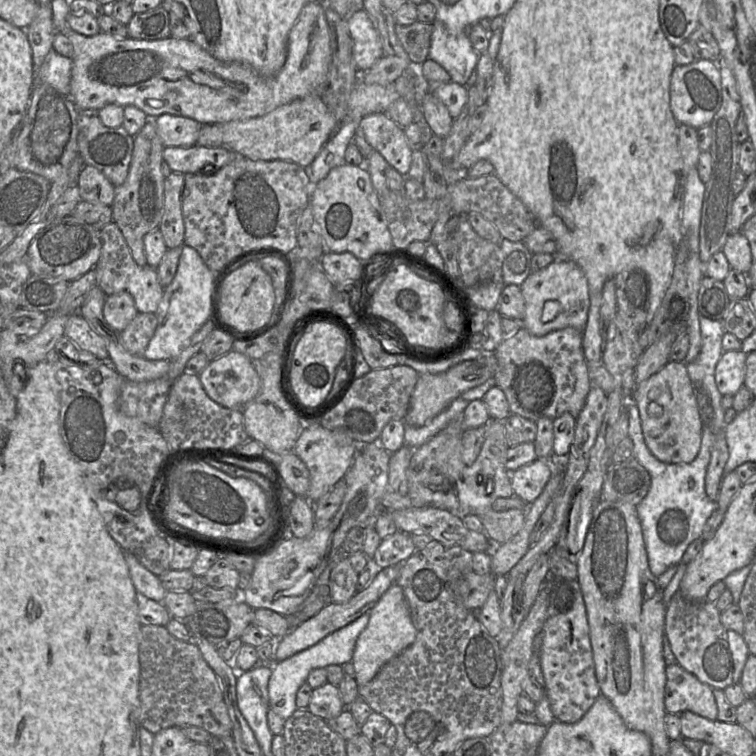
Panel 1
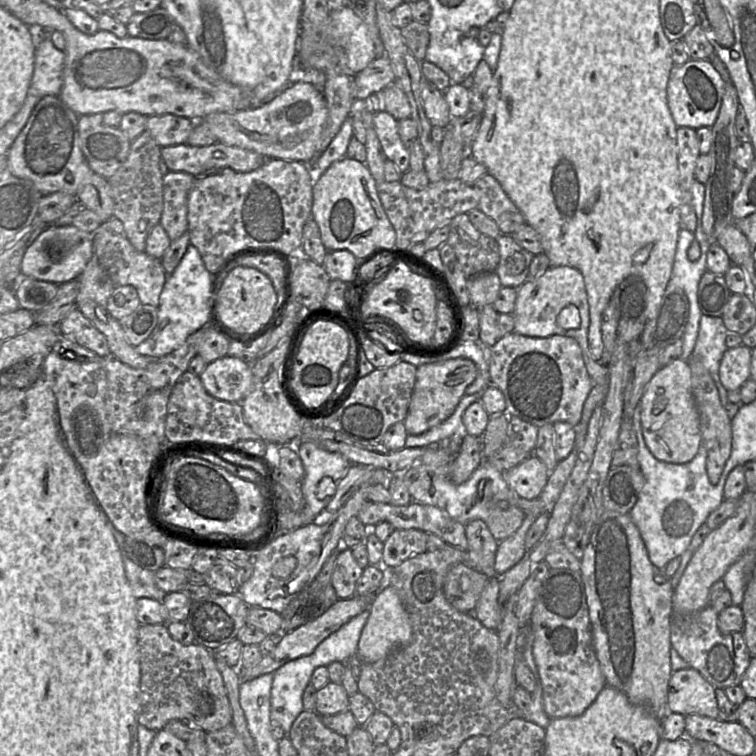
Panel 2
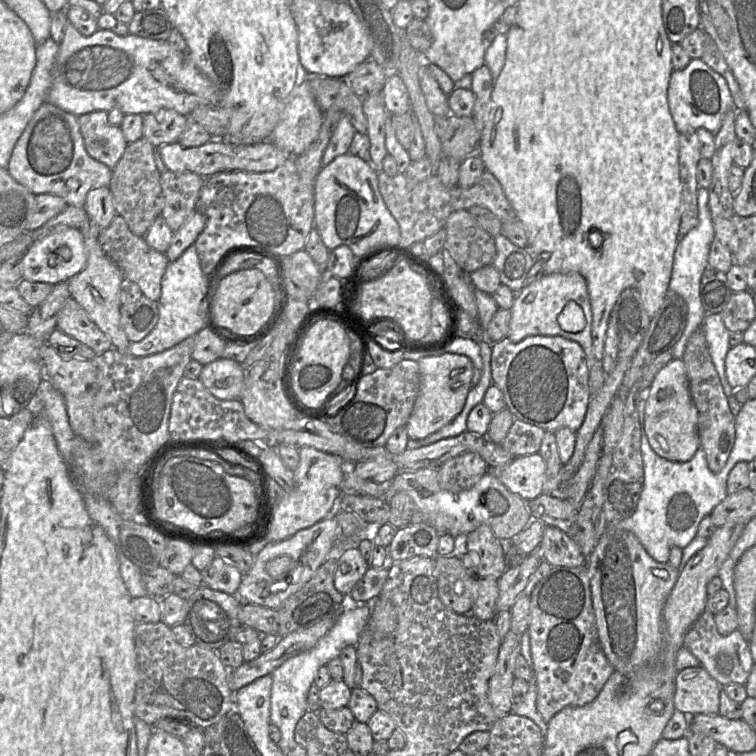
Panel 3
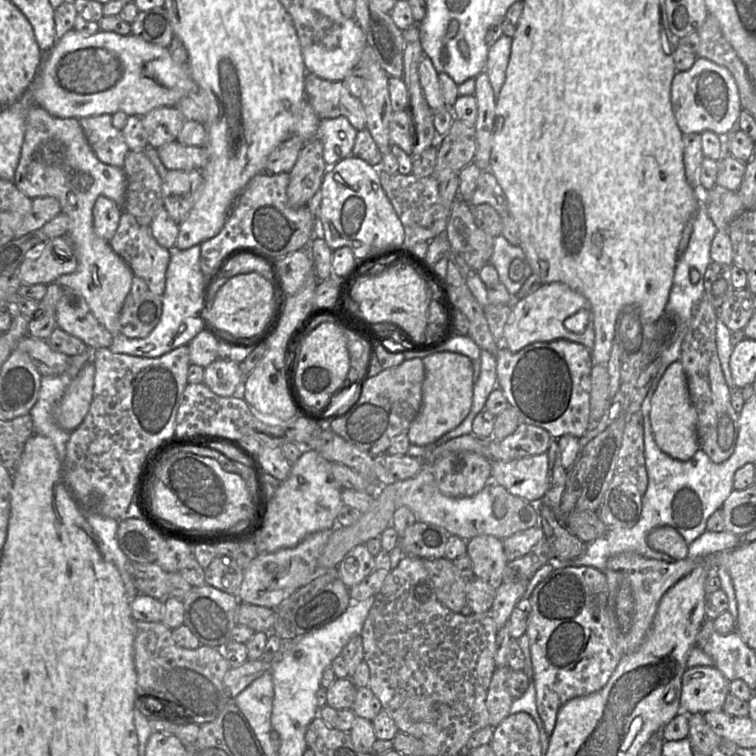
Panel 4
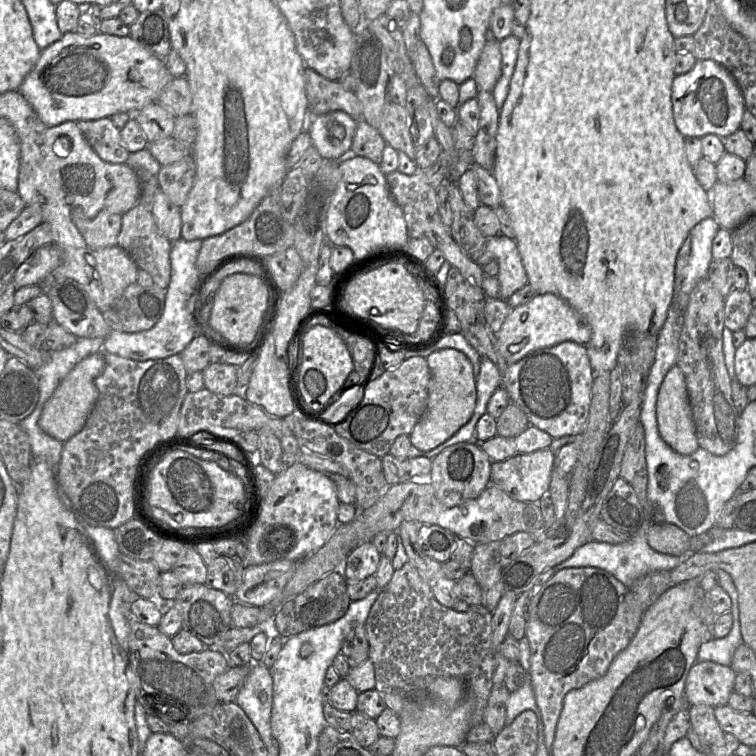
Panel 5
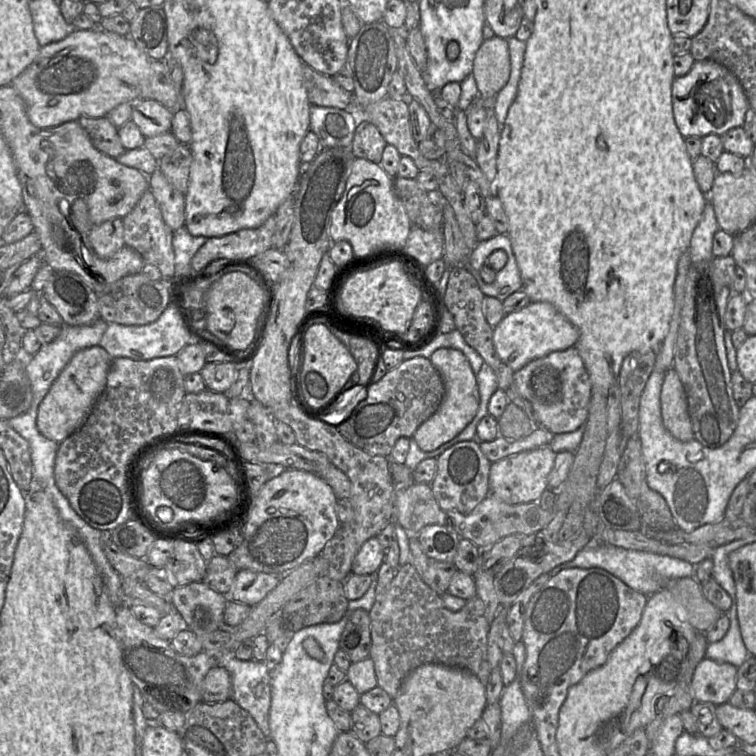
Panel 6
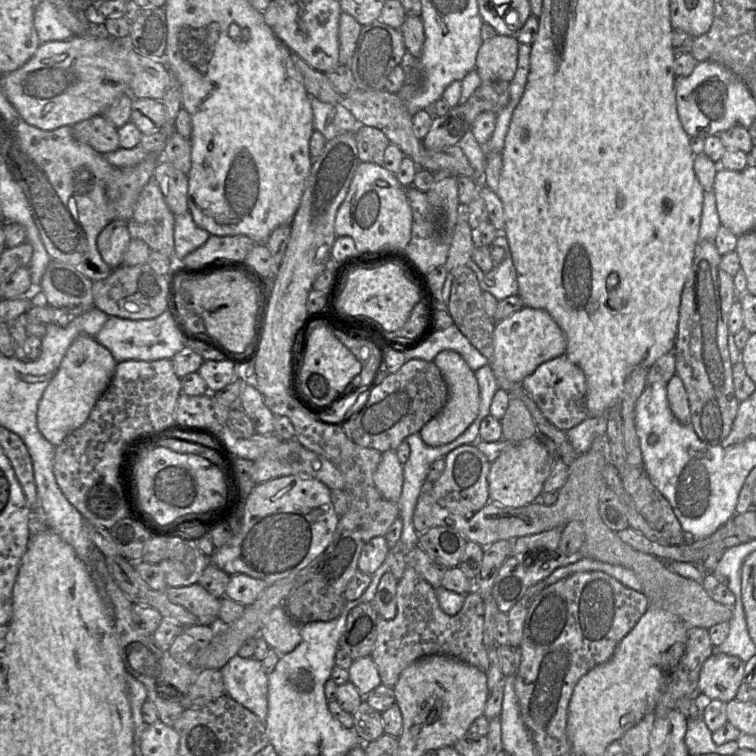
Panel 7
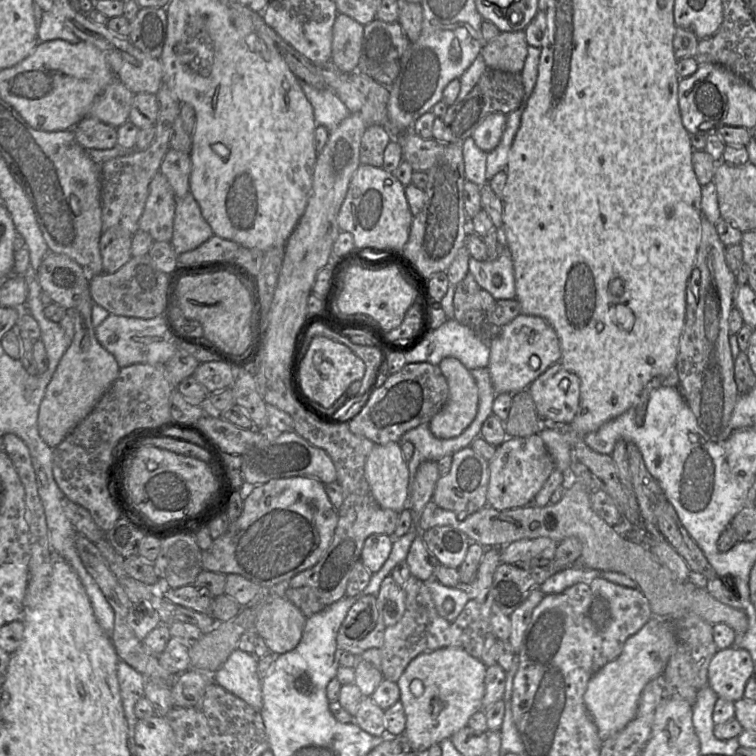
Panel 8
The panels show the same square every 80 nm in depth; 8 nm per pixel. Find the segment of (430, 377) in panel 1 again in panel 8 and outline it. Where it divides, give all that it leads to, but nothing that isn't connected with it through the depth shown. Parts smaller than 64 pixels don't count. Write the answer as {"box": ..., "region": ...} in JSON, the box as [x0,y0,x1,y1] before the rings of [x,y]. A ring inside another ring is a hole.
{"box":[429,357,478,439],"region":[[[446,357],[439,363],[449,396],[443,408],[429,422],[438,439],[459,436],[474,420],[478,410],[478,387],[470,371],[456,358]]]}

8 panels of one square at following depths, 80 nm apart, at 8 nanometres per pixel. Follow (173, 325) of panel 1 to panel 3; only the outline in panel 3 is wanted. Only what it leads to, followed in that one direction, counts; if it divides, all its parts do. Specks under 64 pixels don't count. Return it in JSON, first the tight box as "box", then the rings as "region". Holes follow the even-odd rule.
{"box":[128,244,206,357],"region":[[[194,244],[189,246],[178,259],[170,262],[162,278],[161,295],[158,300],[158,322],[144,339],[130,343],[128,353],[135,357],[150,356],[168,350],[197,334],[204,327],[206,277],[201,269]]]}

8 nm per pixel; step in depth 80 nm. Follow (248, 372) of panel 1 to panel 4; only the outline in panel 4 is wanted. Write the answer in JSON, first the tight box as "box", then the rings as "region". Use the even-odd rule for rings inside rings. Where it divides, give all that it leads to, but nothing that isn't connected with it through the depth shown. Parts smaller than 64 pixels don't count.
{"box":[203,359,243,397],"region":[[[217,359],[204,369],[203,383],[221,397],[234,396],[243,381],[240,364],[235,361]]]}

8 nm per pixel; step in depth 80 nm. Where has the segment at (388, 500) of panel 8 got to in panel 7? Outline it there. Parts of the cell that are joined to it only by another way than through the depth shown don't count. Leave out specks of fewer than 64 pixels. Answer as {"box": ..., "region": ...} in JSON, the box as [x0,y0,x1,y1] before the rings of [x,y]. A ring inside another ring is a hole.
{"box":[373,450,403,501],"region":[[[395,450],[382,453],[373,478],[376,488],[386,500],[399,501],[403,487],[403,464]]]}

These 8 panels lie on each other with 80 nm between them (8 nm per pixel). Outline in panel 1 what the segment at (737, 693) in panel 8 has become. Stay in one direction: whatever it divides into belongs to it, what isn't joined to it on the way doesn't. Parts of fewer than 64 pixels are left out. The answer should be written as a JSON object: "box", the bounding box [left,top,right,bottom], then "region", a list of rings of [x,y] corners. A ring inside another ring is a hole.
{"box":[665,663,717,720],"region":[[[678,663],[666,666],[665,709],[680,715],[691,711],[709,720],[717,719],[717,704],[713,688],[702,683],[696,676]]]}

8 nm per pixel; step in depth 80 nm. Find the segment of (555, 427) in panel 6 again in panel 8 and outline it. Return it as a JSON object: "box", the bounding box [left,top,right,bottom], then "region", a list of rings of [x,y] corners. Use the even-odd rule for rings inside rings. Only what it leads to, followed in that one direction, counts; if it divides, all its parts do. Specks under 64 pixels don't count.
{"box":[527,362,580,423],"region":[[[560,362],[551,365],[527,388],[540,420],[570,423],[579,408],[580,380]]]}

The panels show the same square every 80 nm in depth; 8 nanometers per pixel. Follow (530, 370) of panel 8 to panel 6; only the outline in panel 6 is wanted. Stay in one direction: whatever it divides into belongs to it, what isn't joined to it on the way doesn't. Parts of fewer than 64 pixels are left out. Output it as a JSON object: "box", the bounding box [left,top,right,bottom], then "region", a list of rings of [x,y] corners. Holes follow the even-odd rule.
{"box":[493,302,578,372],"region":[[[530,302],[521,310],[506,314],[493,328],[494,349],[513,372],[551,352],[573,347],[578,339],[577,328],[548,302]]]}

